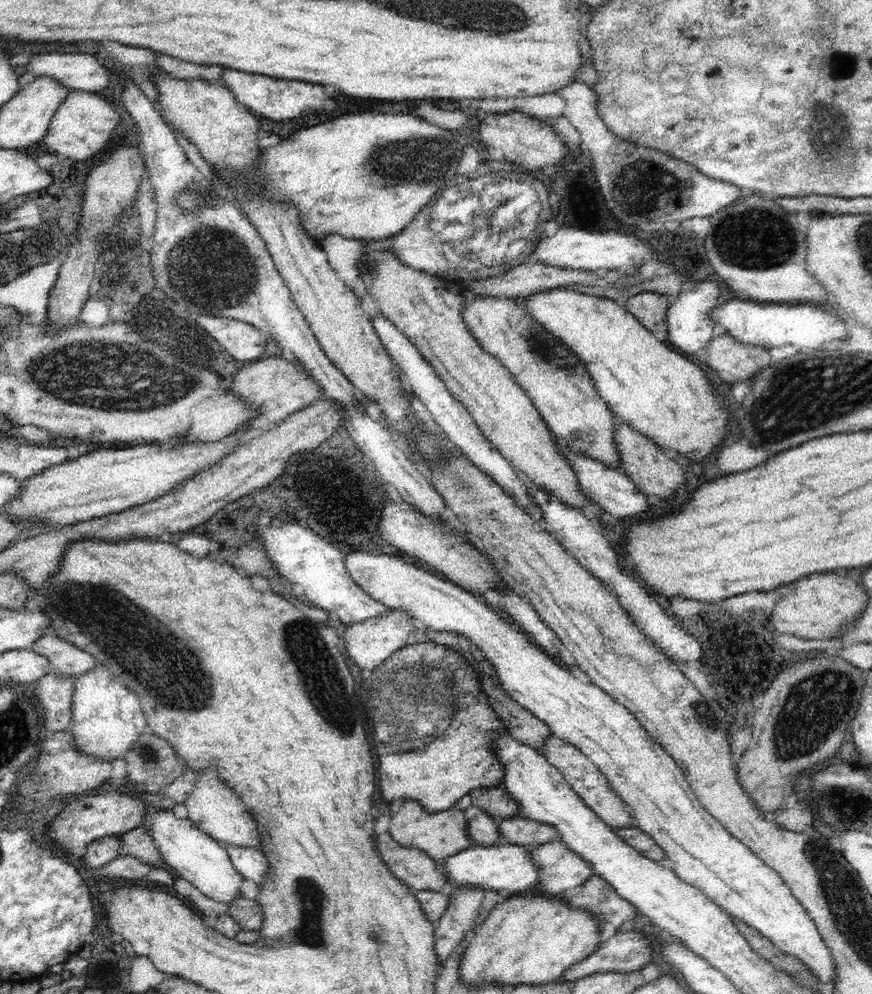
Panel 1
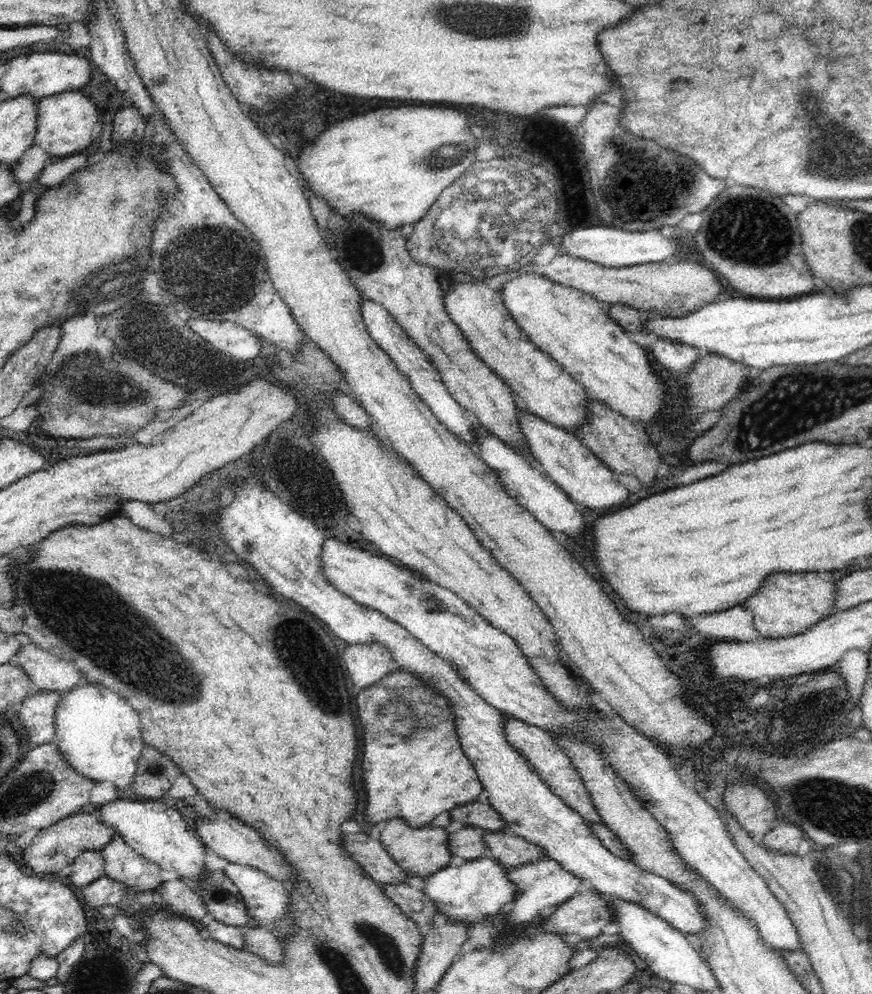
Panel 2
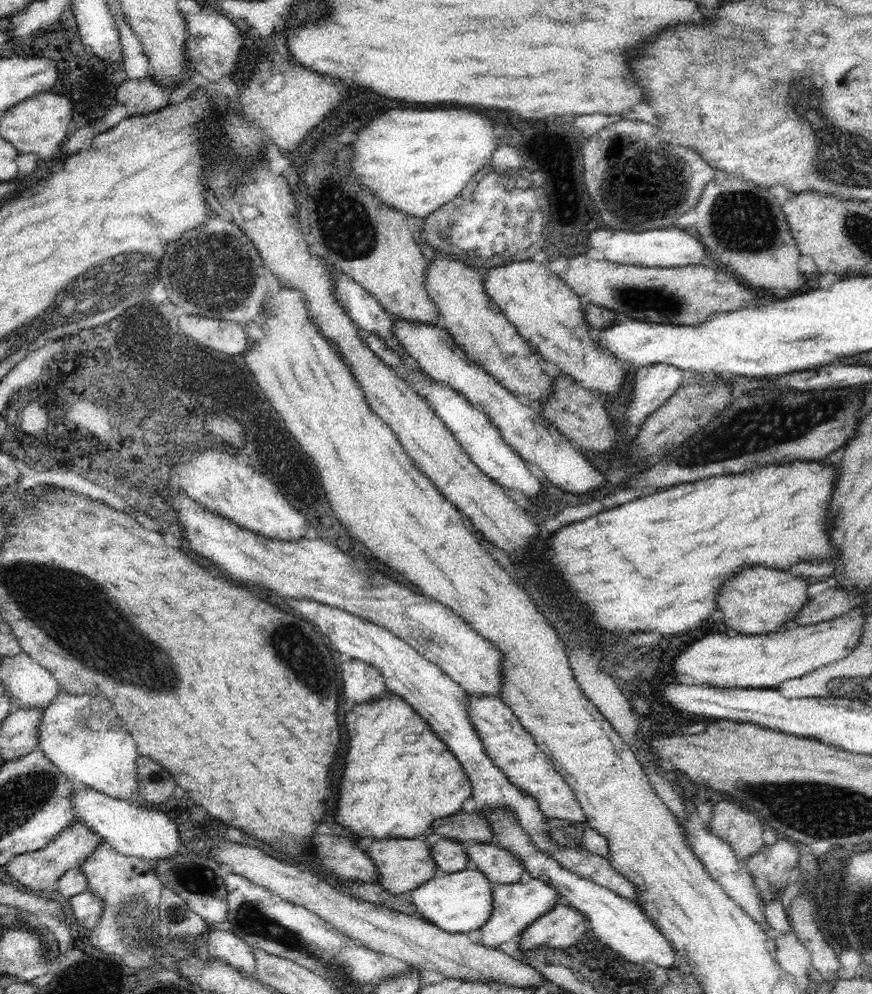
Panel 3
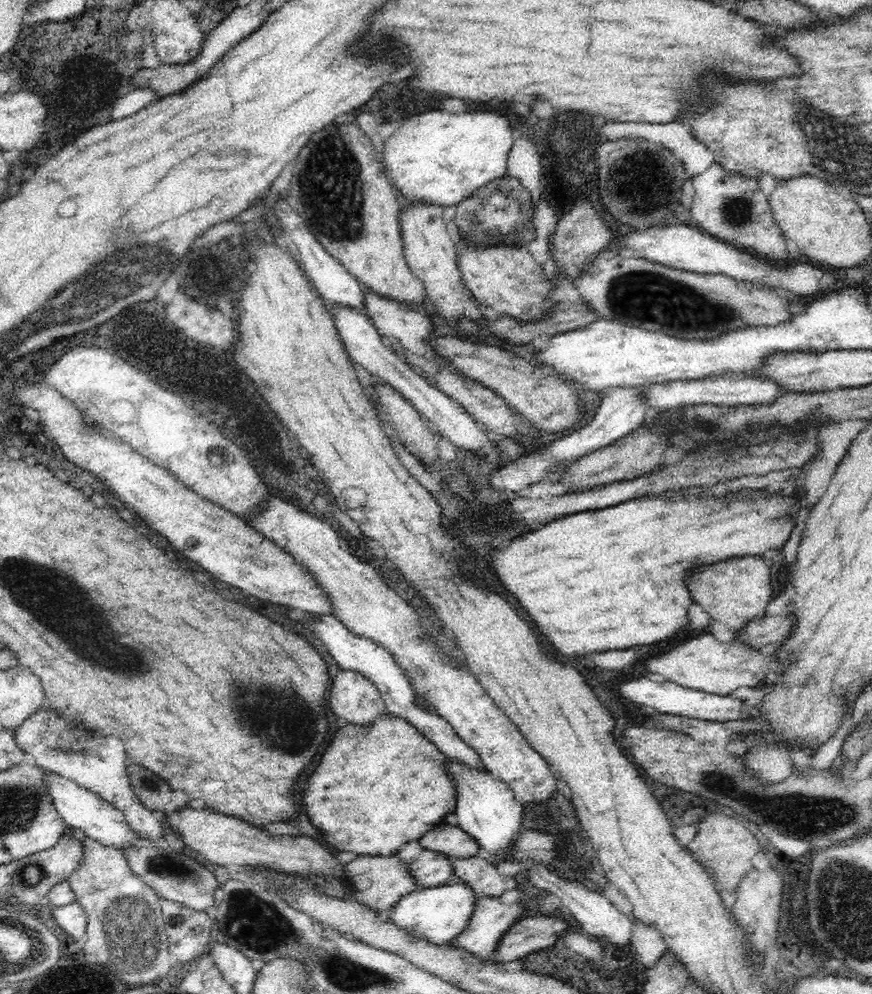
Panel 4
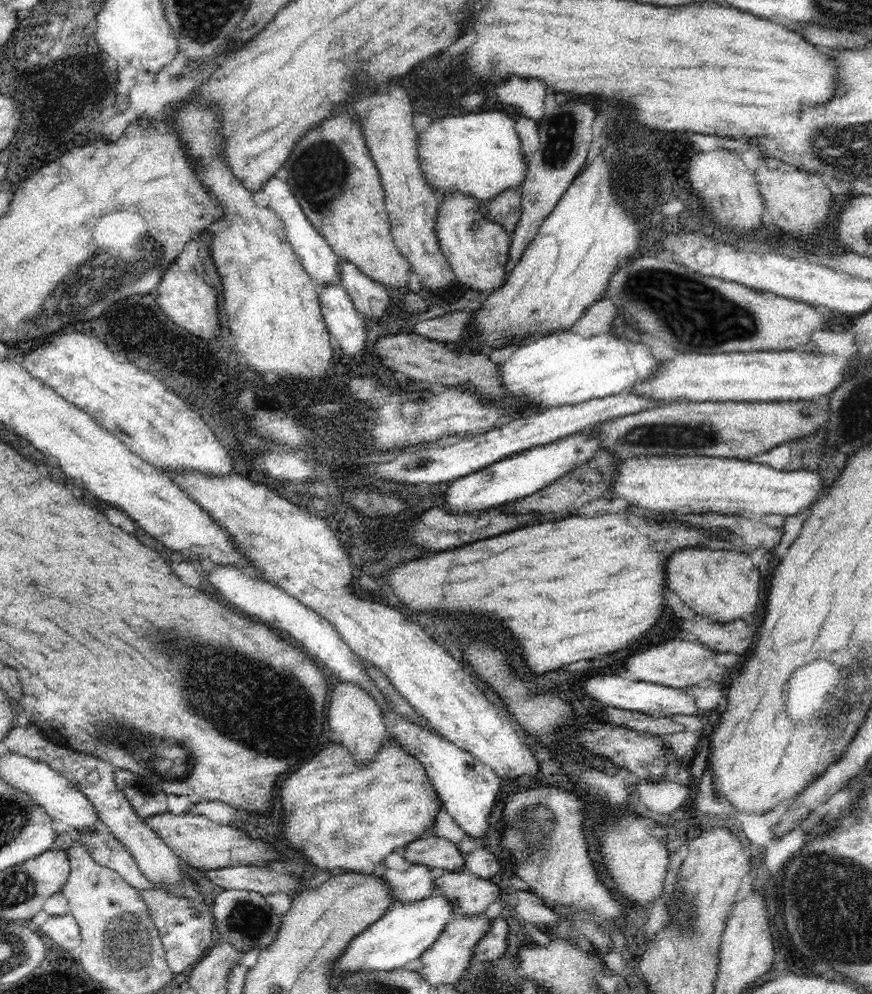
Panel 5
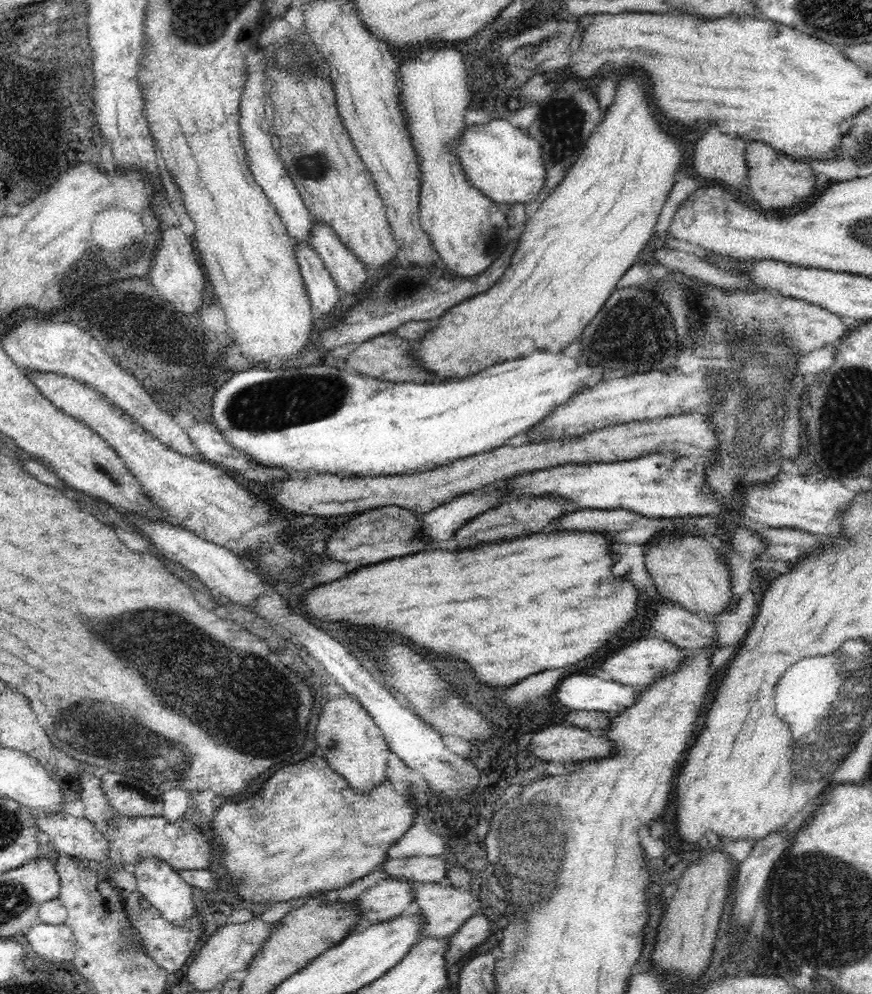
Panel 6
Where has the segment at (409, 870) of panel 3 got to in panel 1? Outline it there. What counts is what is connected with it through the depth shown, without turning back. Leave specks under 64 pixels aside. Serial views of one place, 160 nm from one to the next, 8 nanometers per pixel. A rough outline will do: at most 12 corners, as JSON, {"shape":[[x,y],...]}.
{"shape":[[408,800],[388,834],[432,860],[470,848],[464,811]]}

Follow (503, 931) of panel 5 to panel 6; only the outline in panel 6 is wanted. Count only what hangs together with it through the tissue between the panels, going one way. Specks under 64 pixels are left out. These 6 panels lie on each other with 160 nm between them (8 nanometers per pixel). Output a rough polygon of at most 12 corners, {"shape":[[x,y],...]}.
{"shape":[[482,912],[450,937],[444,954],[453,965],[480,948],[492,934]]}

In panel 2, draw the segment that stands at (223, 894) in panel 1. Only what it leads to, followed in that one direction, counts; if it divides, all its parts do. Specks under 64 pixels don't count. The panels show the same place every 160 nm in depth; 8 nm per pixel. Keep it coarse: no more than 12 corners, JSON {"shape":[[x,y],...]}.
{"shape":[[100,797],[99,819],[162,869],[205,877],[174,806]]}

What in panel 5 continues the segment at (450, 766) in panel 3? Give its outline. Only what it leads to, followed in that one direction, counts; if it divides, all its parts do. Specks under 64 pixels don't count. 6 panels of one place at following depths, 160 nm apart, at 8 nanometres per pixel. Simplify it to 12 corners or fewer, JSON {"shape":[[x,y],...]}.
{"shape":[[390,736],[368,764],[332,742],[280,784],[282,836],[320,870],[374,873],[405,847],[436,873],[417,839],[442,807]]}

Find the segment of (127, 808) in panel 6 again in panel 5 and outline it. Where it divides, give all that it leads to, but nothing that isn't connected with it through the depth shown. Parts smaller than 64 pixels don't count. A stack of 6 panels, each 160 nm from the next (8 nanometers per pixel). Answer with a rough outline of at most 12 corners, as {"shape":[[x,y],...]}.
{"shape":[[116,770],[116,785],[138,816],[144,819],[167,812],[167,794],[148,796],[122,782],[142,776]]}

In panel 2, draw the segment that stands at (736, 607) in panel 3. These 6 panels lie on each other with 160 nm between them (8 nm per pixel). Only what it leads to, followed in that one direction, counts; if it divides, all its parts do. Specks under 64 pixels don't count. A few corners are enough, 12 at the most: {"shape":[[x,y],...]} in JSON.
{"shape":[[774,573],[741,607],[763,637],[798,636],[834,613],[836,586]]}

